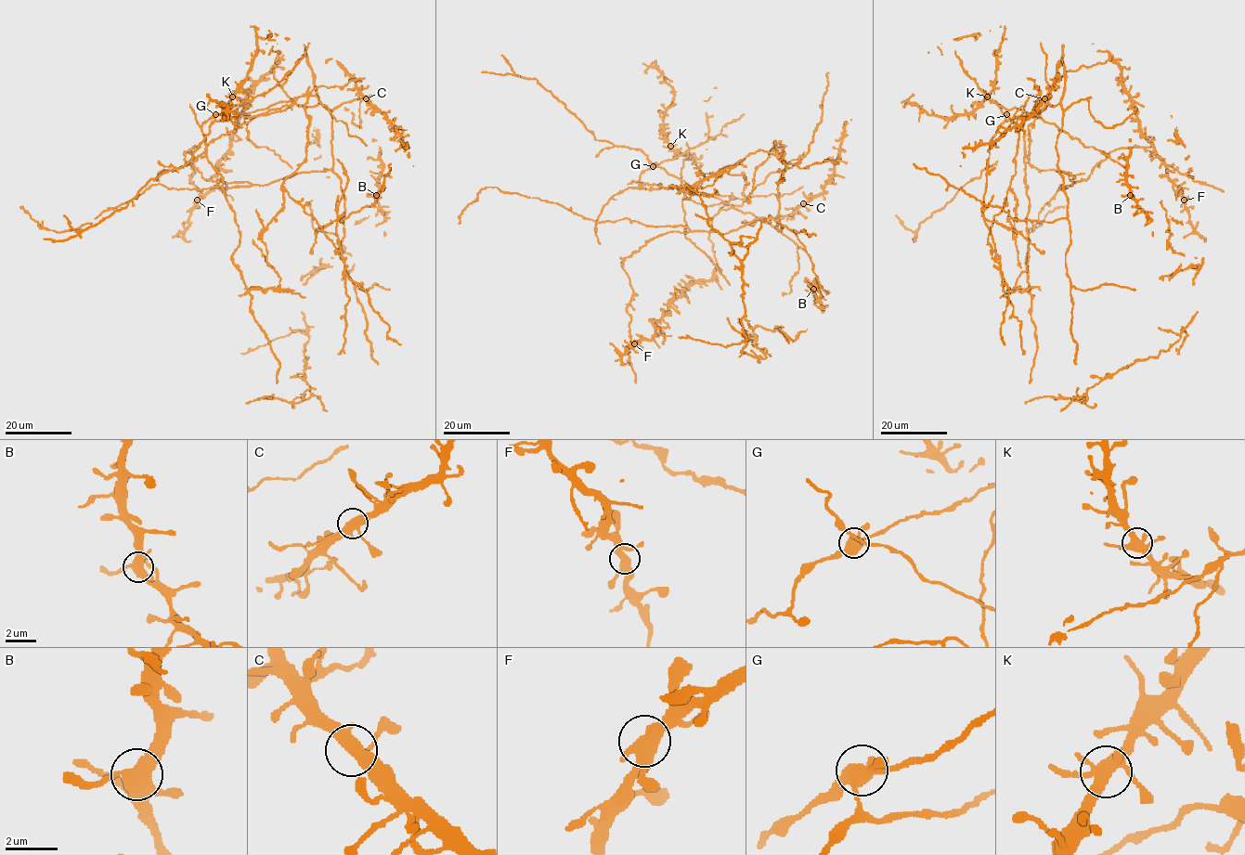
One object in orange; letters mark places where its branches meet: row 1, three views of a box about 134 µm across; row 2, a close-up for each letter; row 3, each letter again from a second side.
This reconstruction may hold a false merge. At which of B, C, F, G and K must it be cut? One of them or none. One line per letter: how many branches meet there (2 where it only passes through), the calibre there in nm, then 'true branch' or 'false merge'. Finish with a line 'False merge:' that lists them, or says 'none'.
B: 4 | 440 nm | true branch
C: 4 | 400 nm | true branch
F: 3 | 440 nm | true branch
G: 4 | 440 nm | false merge
K: 5 | 400 nm | true branch
False merge: G

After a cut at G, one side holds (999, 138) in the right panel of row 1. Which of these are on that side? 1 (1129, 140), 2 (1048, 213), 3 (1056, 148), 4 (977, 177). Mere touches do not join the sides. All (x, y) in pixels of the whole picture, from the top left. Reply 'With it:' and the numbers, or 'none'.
With it: 1, 2, 3, 4

